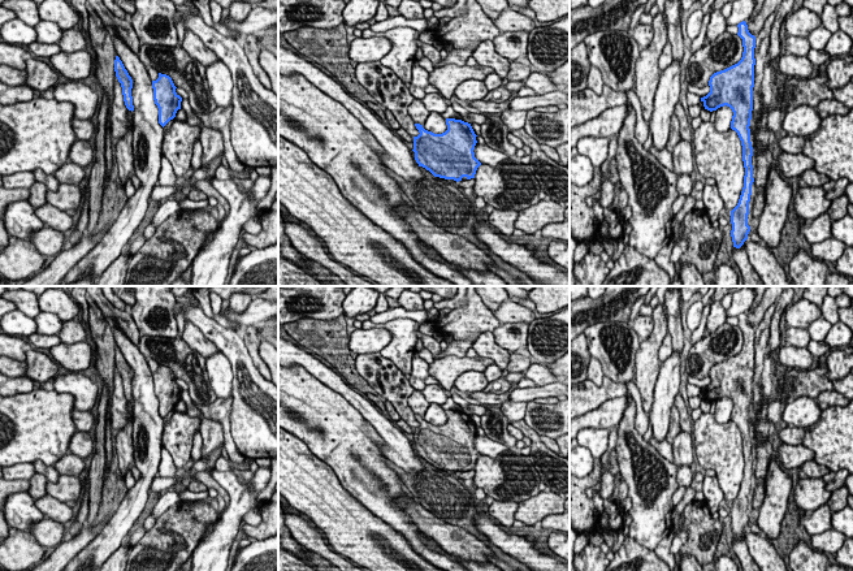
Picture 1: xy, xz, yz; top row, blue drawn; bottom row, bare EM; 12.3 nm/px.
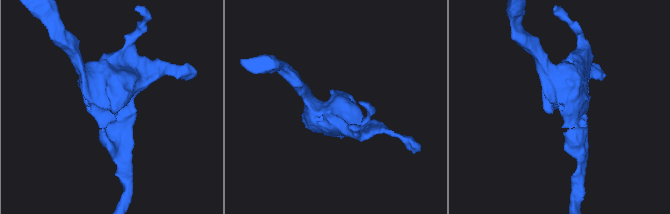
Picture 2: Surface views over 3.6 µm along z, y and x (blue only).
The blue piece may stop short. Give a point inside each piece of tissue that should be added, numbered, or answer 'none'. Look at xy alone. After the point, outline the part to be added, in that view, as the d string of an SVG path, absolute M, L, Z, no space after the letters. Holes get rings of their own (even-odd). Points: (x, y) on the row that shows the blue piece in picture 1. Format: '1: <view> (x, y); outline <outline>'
none

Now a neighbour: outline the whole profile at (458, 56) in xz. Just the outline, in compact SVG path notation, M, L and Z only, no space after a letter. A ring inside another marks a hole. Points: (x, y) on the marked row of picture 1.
M463 48L463 49L454 49L453 52L447 53L447 56L437 64L436 68L447 65L447 64L456 64L456 65L466 65L467 60L472 56L473 48Z

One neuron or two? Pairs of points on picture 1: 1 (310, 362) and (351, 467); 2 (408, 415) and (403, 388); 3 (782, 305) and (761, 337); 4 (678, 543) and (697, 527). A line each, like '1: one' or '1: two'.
1: two
2: one
3: two
4: two

